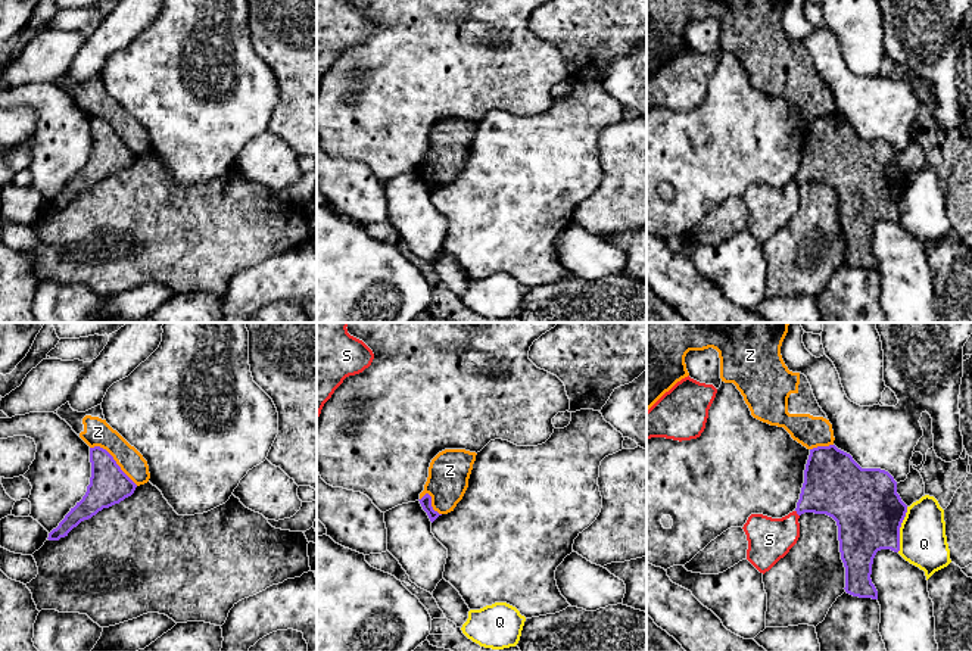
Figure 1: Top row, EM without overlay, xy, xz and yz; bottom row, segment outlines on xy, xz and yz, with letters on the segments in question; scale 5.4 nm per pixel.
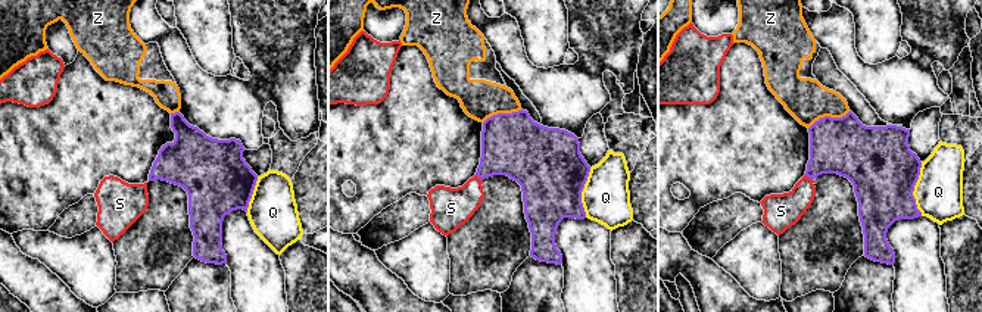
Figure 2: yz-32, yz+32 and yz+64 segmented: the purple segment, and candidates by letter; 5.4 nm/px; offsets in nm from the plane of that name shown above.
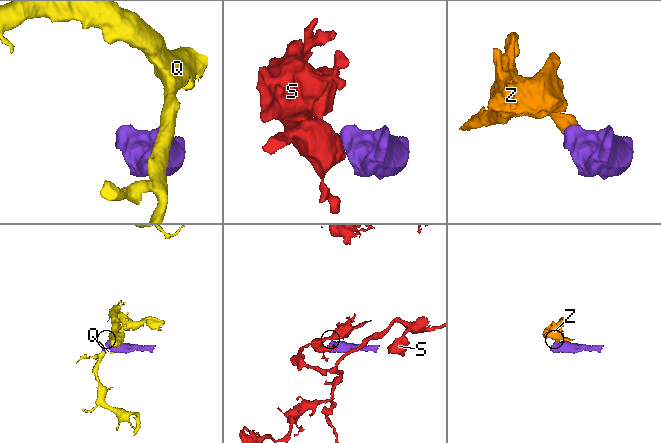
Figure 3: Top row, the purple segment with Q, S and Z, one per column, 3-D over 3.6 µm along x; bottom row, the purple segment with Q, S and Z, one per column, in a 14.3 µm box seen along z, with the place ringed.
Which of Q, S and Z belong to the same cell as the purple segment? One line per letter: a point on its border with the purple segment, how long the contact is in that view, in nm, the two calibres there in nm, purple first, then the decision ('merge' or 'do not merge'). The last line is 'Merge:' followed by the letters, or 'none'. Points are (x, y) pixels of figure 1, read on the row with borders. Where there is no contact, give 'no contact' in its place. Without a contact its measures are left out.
Q: contact yz (899, 529); length 260 nm; calibres 380 and 260 nm; do not merge
S: contact yz (797, 513); length 40 nm; calibres 320 and 240 nm; do not merge
Z: contact xy (114, 460); length 340 nm; calibres 220 and 150 nm; do not merge
Merge: none

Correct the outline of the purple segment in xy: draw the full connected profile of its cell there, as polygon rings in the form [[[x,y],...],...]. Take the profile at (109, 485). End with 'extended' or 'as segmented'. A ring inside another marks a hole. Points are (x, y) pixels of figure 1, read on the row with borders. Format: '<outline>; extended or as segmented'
[[[100,446],[90,448],[90,462],[91,477],[85,495],[71,508],[59,526],[49,533],[49,541],[59,541],[68,536],[81,521],[134,493],[137,485],[121,470],[106,449]]]; as segmented

